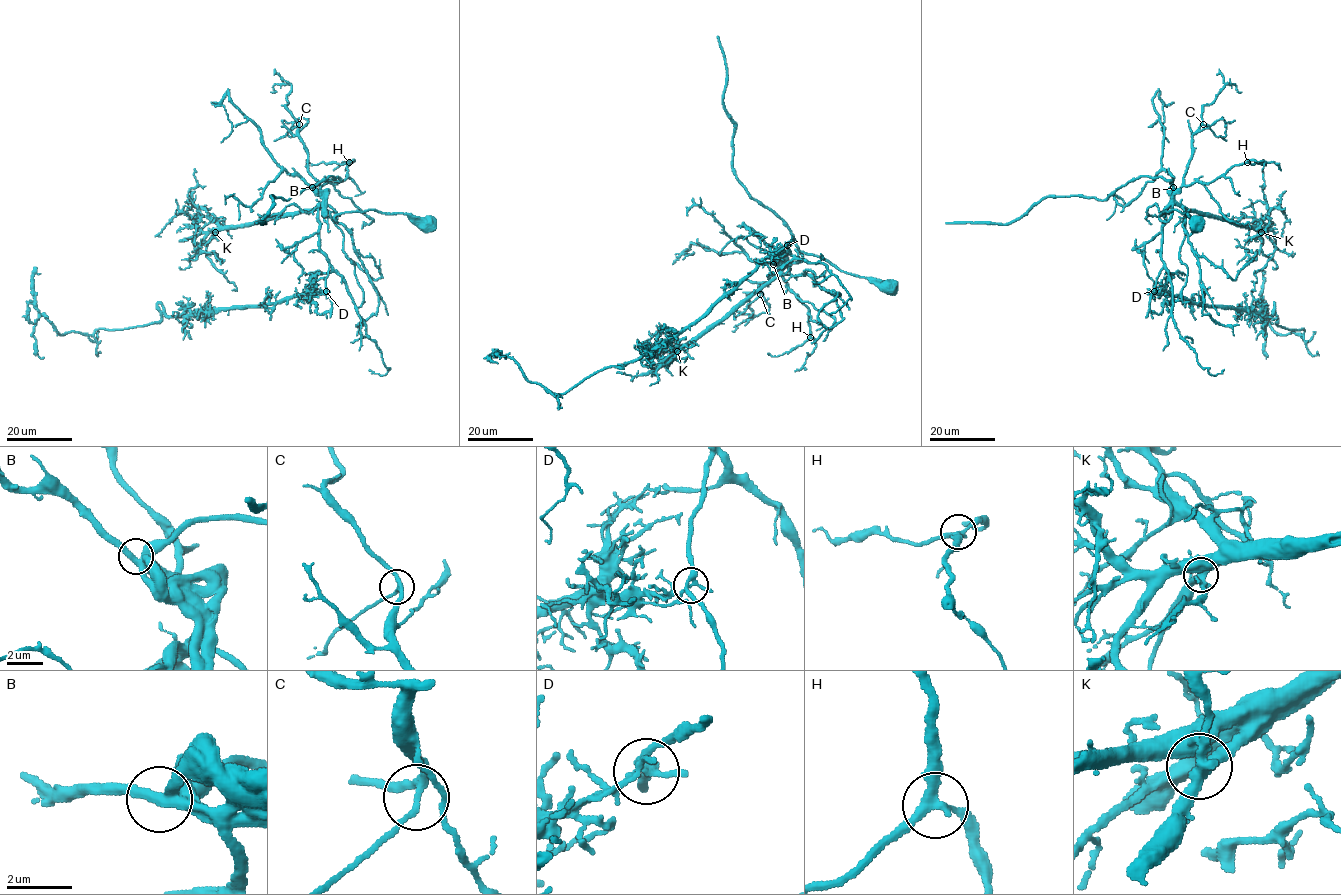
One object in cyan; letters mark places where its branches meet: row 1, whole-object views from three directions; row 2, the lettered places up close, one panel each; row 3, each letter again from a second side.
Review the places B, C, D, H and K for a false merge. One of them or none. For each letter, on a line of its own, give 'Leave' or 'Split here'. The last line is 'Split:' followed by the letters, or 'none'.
B: Leave
C: Leave
D: Split here
H: Leave
K: Leave
Split: D

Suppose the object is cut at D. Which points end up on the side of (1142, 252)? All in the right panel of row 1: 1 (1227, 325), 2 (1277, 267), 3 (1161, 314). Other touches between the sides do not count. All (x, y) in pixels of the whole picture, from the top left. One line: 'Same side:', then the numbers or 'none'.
Same side: 1, 2

